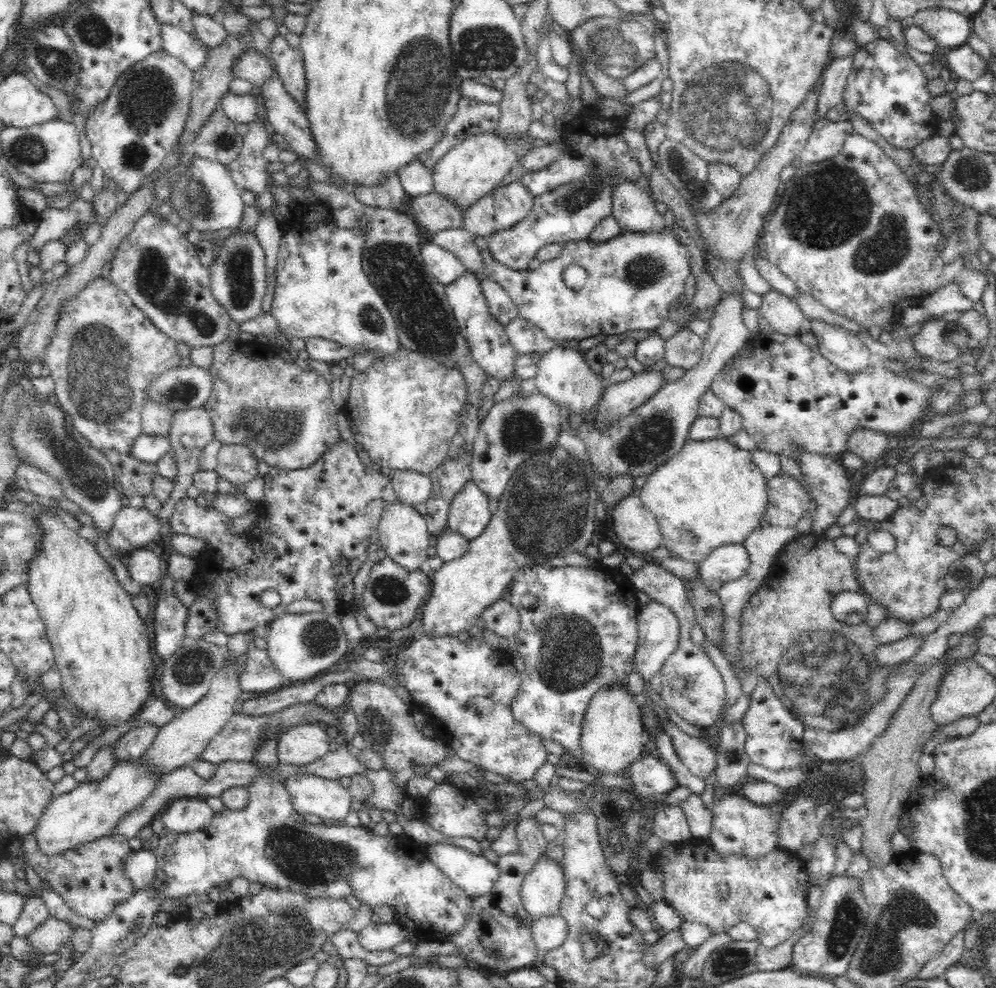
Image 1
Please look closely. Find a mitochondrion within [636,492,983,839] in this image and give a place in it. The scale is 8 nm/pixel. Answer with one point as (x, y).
(825, 671)

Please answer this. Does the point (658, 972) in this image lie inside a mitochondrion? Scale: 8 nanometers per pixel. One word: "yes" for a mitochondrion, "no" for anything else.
no

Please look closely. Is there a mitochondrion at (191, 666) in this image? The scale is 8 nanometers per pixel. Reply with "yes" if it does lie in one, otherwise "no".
yes

